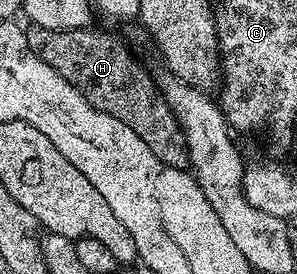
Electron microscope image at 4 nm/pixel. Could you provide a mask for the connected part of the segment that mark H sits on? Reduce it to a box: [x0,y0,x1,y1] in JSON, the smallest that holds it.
[26,26,190,169]

